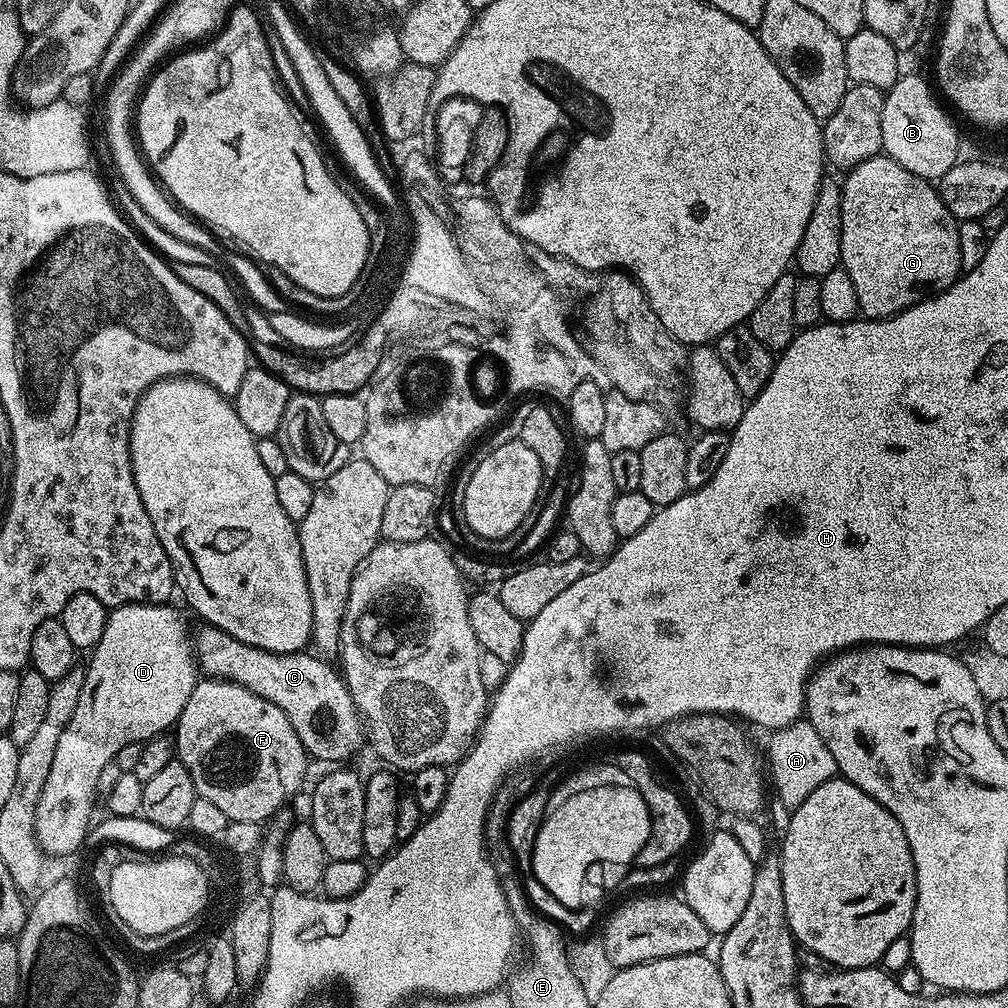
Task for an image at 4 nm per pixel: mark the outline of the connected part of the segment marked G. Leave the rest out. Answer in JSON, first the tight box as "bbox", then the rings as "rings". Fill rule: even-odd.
{"bbox":[840,154,962,320],"rings":[[[883,154],[854,166],[842,180],[842,250],[840,263],[854,281],[860,316],[869,320],[886,320],[910,306],[937,296],[960,279],[962,269],[958,254],[958,221],[946,210],[937,185],[918,174],[910,174],[906,166],[898,166],[894,158]]]}

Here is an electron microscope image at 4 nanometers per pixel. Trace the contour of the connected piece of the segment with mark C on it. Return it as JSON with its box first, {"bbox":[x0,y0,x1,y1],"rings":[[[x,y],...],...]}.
{"bbox":[194,626,365,761],"rings":[[[200,626],[200,629],[195,629],[194,651],[199,671],[205,677],[229,680],[238,686],[246,686],[246,690],[266,698],[266,702],[274,702],[274,706],[278,706],[282,710],[282,714],[286,714],[286,718],[290,718],[290,726],[294,726],[302,746],[308,751],[308,755],[313,761],[348,760],[360,747],[365,747],[364,721],[361,720],[360,712],[354,706],[354,698],[346,686],[343,675],[335,667],[332,669],[328,665],[331,663],[327,659],[308,650],[290,654],[262,650],[258,646],[238,642],[238,638],[211,626]]]}

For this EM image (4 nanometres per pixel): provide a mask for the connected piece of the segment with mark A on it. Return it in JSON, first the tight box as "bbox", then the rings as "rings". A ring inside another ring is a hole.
{"bbox":[768,718,837,810],"rings":[[[801,718],[794,721],[789,728],[777,728],[769,736],[772,736],[768,740],[768,764],[772,767],[770,780],[771,783],[772,780],[776,783],[776,796],[785,804],[785,809],[791,810],[802,806],[802,802],[806,802],[806,798],[810,798],[810,794],[814,794],[814,790],[822,786],[822,782],[831,780],[837,775],[834,754],[826,750],[826,742],[822,742],[818,730],[814,730],[814,726],[808,723],[807,719]]]}

